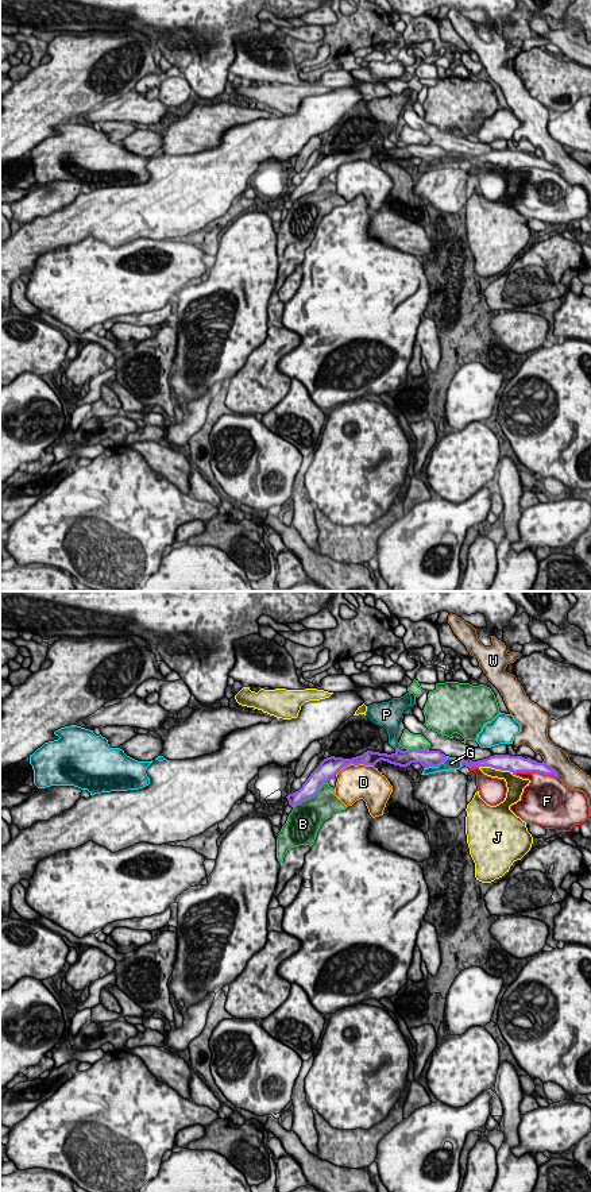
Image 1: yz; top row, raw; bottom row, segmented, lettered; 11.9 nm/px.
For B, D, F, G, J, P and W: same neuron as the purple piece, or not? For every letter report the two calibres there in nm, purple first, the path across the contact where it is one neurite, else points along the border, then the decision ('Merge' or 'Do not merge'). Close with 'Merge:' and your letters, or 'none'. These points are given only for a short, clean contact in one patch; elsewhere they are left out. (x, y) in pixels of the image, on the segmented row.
B: Thickness 200 nm (purple) against 380 nm. Do not merge
D: Thickness 190 nm (purple) against 420 nm. Do not merge
F: Thickness 190 nm (purple) against 380 nm. Do not merge
G: Thickness 200 nm (purple) against 160 nm. Do not merge
J: Thickness 200 nm (purple) against 170 nm. Do not merge
P: Thickness 190 nm (purple) against 130 nm. Boundary: yz (398, 747), (396, 749). Do not merge
W: Thickness 160 nm (purple) against 280 nm. Do not merge
Merge: none

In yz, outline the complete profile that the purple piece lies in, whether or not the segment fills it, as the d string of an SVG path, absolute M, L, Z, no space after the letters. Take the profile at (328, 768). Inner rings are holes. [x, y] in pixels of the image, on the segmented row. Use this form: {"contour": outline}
{"contour": "M397 748L395 752L391 755L367 751L363 755L352 759L331 756L320 763L320 765L310 774L308 780L298 791L286 796L289 805L293 807L302 801L314 796L324 783L328 783L331 778L335 778L341 768L349 764L375 765L381 760L399 767L407 767L412 763L420 763L424 768L429 768L439 767L447 760L447 756L440 751L401 751L399 748Z"}

